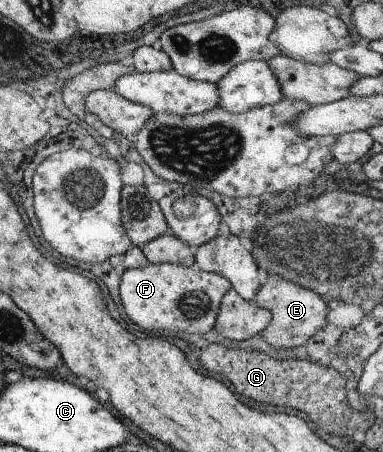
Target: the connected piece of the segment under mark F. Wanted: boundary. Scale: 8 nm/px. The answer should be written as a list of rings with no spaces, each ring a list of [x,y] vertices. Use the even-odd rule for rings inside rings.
[[[148,264],[144,268],[125,271],[120,276],[120,297],[127,318],[145,332],[151,334],[181,334],[181,332],[209,332],[216,326],[223,296],[232,288],[231,282],[219,274],[200,270],[197,266],[187,267],[181,264]]]

